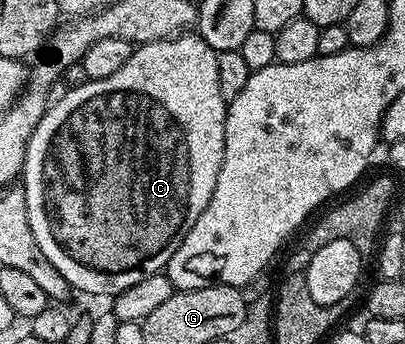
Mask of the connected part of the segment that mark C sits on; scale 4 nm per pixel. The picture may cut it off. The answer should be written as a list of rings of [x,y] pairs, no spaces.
[[[179,33],[172,39],[157,39],[135,46],[132,57],[128,57],[128,62],[118,72],[112,73],[112,77],[82,81],[79,87],[64,92],[58,100],[55,98],[47,106],[26,146],[26,160],[22,166],[20,182],[26,194],[26,212],[28,225],[32,225],[32,237],[36,237],[36,245],[40,245],[44,257],[48,257],[48,261],[60,269],[64,281],[68,281],[75,292],[113,297],[136,285],[136,281],[144,281],[144,277],[159,274],[172,253],[180,249],[180,241],[188,237],[188,229],[196,225],[196,217],[204,213],[216,189],[216,177],[220,177],[226,144],[228,100],[220,97],[220,81],[216,74],[217,56],[218,52],[212,50],[197,33]]]

